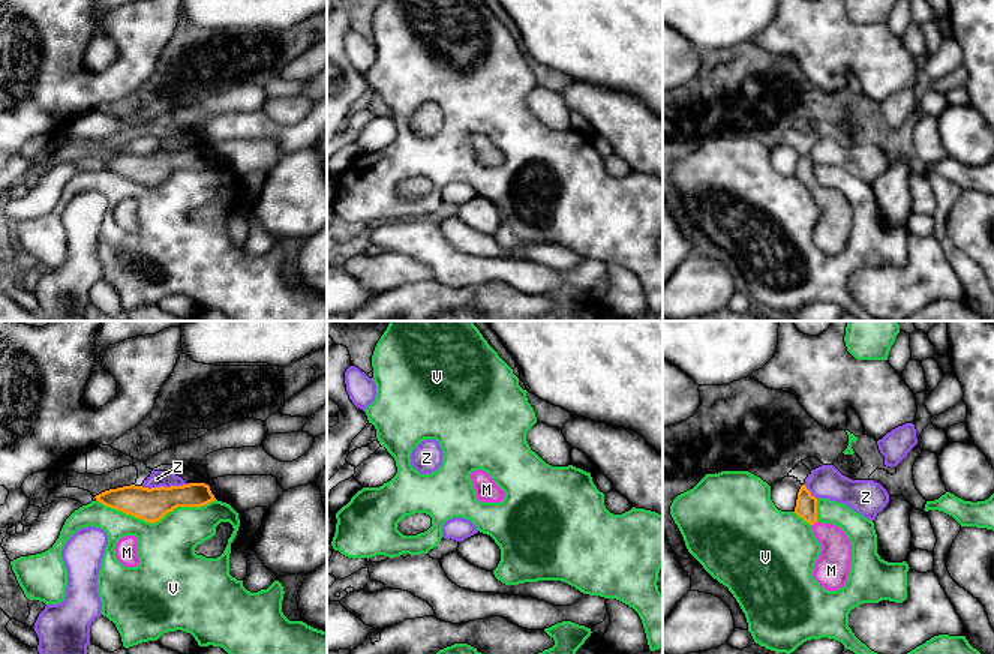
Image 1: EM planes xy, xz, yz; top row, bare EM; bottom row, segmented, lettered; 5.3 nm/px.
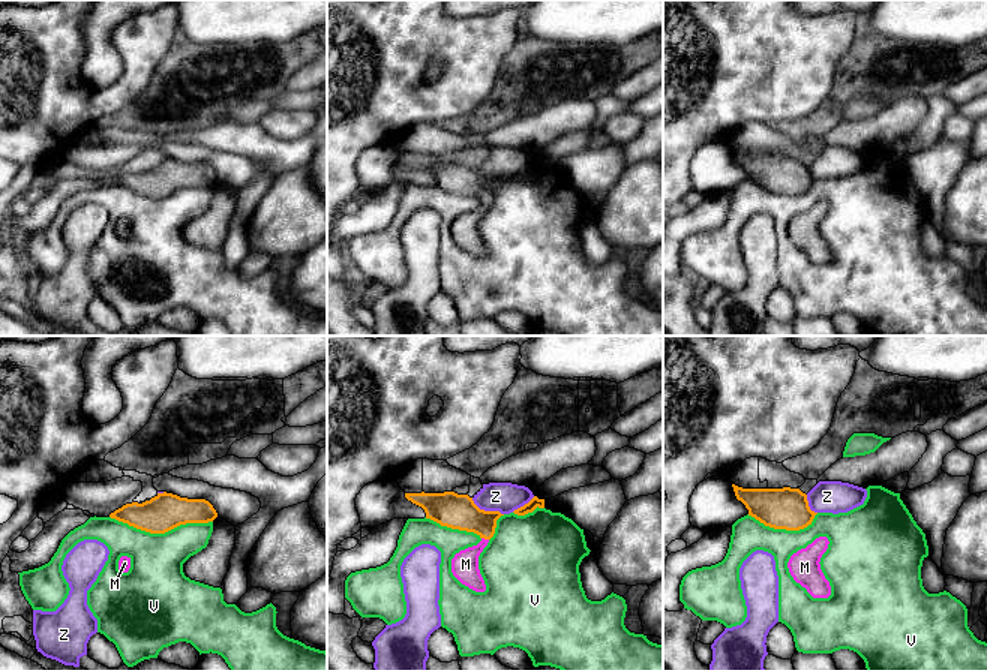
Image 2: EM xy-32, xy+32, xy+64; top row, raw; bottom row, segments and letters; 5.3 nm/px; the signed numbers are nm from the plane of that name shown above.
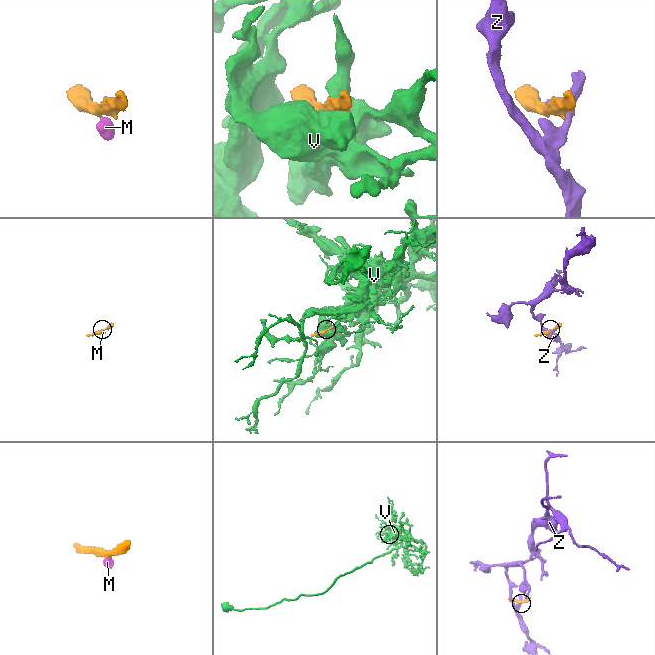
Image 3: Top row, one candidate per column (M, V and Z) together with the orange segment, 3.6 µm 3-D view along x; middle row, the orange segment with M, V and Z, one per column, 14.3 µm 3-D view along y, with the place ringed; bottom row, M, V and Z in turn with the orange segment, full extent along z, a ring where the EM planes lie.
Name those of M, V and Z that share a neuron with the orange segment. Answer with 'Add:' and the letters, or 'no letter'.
Add: M

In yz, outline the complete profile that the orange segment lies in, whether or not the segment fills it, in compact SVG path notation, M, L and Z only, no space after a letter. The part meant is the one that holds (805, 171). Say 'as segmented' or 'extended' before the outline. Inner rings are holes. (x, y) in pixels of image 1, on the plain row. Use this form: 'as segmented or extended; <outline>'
extended; M805 148L798 156L795 177L808 186L822 210L813 240L828 255L843 252L852 230L852 207L846 196L832 188L817 184L817 162Z

